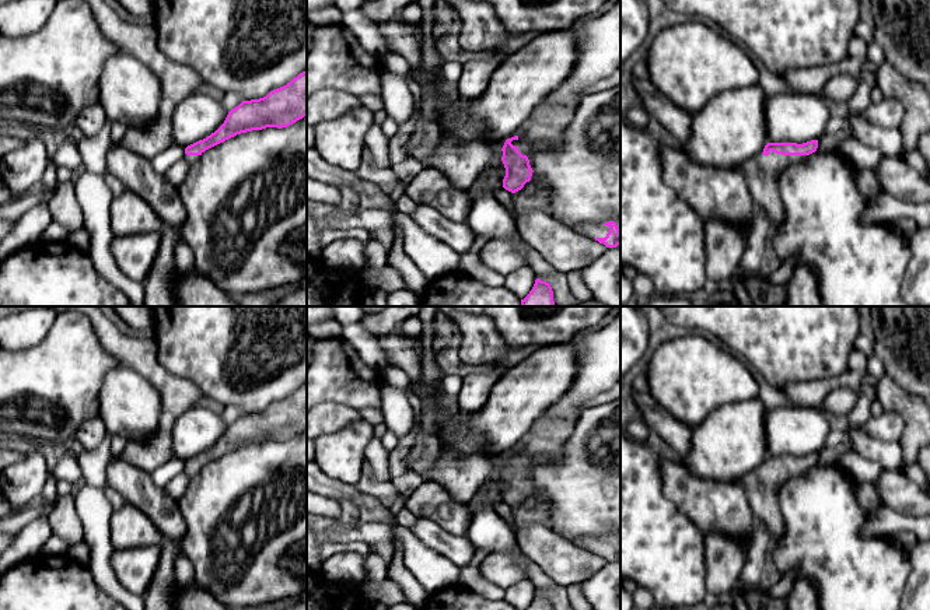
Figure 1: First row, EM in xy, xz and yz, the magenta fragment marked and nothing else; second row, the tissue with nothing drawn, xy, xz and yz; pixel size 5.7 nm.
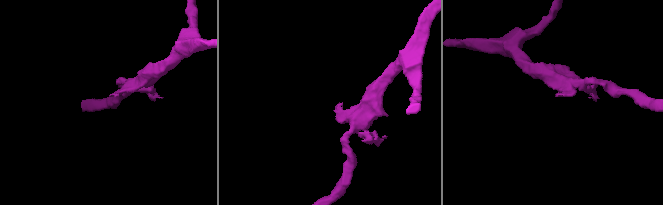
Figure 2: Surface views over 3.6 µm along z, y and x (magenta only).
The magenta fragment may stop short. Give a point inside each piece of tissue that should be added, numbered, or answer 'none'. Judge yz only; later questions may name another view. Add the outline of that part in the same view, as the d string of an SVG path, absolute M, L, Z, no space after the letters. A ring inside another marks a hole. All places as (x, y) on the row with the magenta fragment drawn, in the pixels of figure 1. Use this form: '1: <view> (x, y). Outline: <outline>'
1: yz (762, 172). Outline: M763 148L742 164L748 189L756 207L762 207L772 221L773 231L784 220L784 208L779 196L779 175L791 164L805 159L808 155L782 155L770 151L763 155Z

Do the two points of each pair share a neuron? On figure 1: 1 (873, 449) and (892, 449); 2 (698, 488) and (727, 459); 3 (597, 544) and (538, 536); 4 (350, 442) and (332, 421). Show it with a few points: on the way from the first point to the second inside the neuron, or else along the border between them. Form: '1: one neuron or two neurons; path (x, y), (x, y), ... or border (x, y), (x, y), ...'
1: one neuron; path (877, 449), (888, 449)
2: two neurons; border (681, 460), (696, 476), (715, 480), (740, 480)
3: two neurons; border (576, 546), (594, 553)
4: two neurons; border (360, 419), (321, 435)

